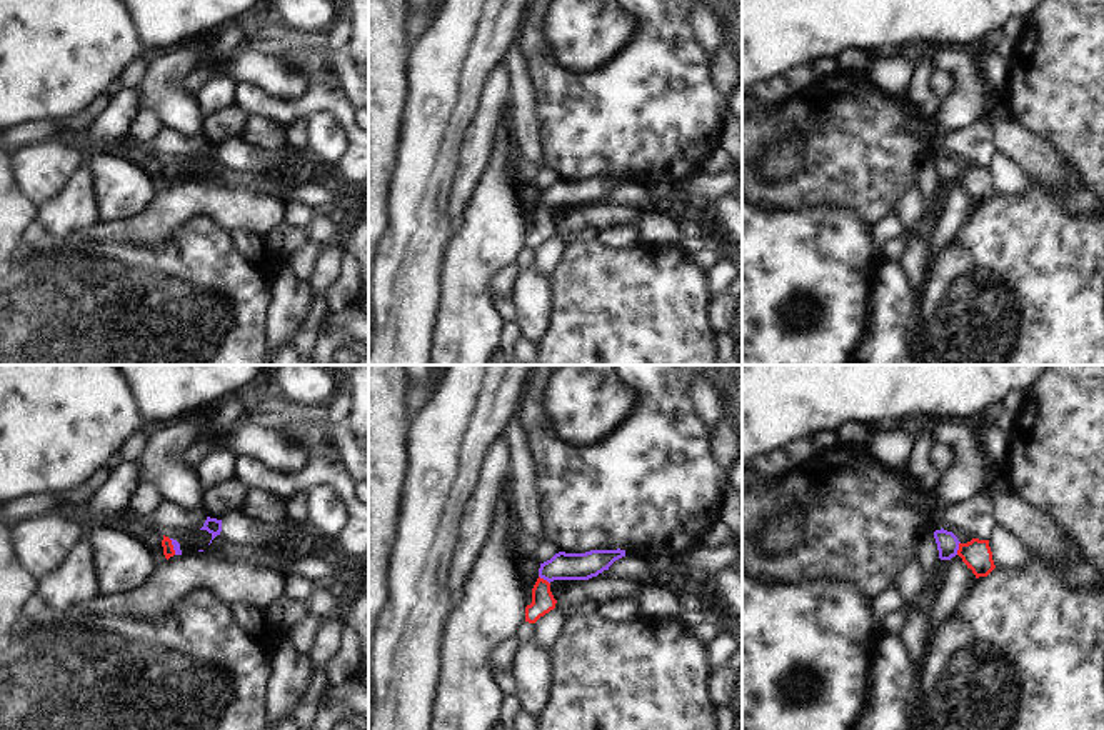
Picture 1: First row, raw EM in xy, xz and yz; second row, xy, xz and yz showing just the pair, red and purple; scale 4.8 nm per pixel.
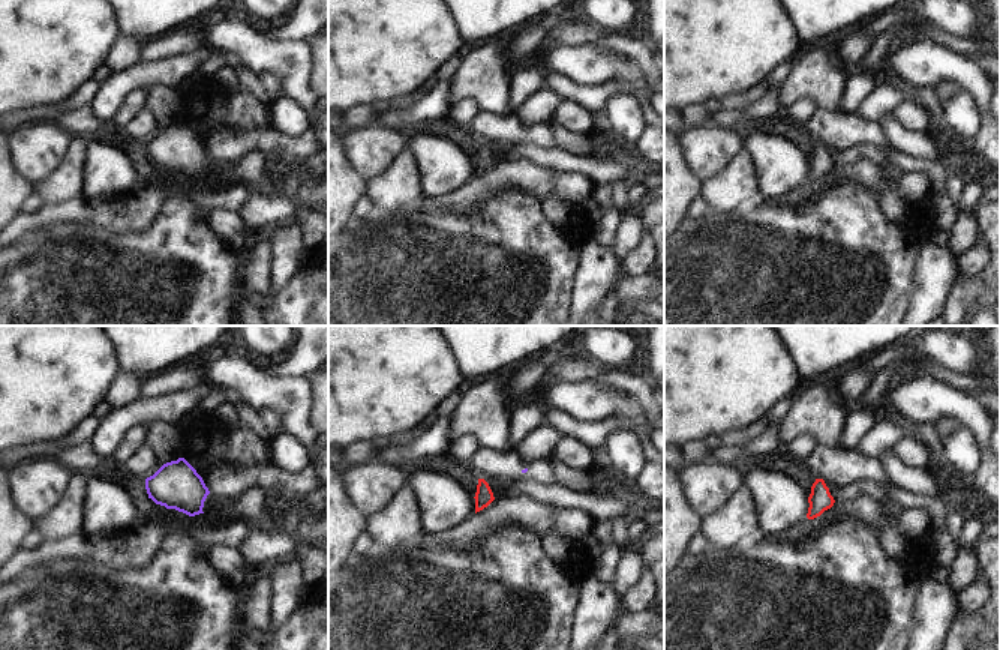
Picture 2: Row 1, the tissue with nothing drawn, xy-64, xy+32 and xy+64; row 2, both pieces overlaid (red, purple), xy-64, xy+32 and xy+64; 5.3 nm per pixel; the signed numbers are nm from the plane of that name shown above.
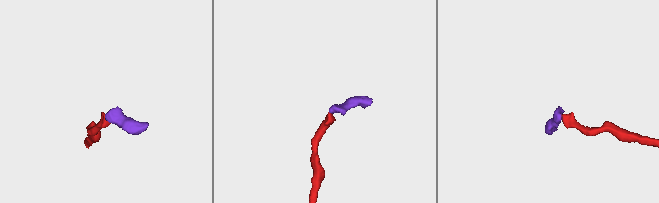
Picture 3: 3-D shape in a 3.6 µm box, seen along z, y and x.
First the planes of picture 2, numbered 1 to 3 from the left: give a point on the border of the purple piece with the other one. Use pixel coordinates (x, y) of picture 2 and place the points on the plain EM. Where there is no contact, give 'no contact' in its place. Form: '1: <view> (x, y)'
1: no contact
2: no contact
3: no contact

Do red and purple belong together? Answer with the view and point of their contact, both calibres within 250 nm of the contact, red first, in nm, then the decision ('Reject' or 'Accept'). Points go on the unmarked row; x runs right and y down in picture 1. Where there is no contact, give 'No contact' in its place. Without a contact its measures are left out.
Touches red at yz (959, 175). Thickness 140 nm (red) against 110 nm. Accept

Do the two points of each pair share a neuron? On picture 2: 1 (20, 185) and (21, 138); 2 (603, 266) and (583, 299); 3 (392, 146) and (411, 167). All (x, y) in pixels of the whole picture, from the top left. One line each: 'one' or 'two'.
1: two
2: one
3: two

